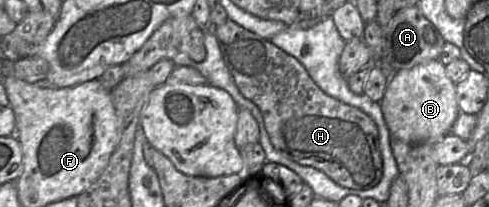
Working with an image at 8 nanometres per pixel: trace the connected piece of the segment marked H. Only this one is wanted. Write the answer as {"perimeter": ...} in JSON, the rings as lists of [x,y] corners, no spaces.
{"perimeter":[[[231,20],[211,28],[235,85],[261,111],[277,152],[300,165],[324,172],[345,188],[366,190],[380,182],[383,161],[379,134],[369,115],[324,93],[294,56],[269,40]]]}

